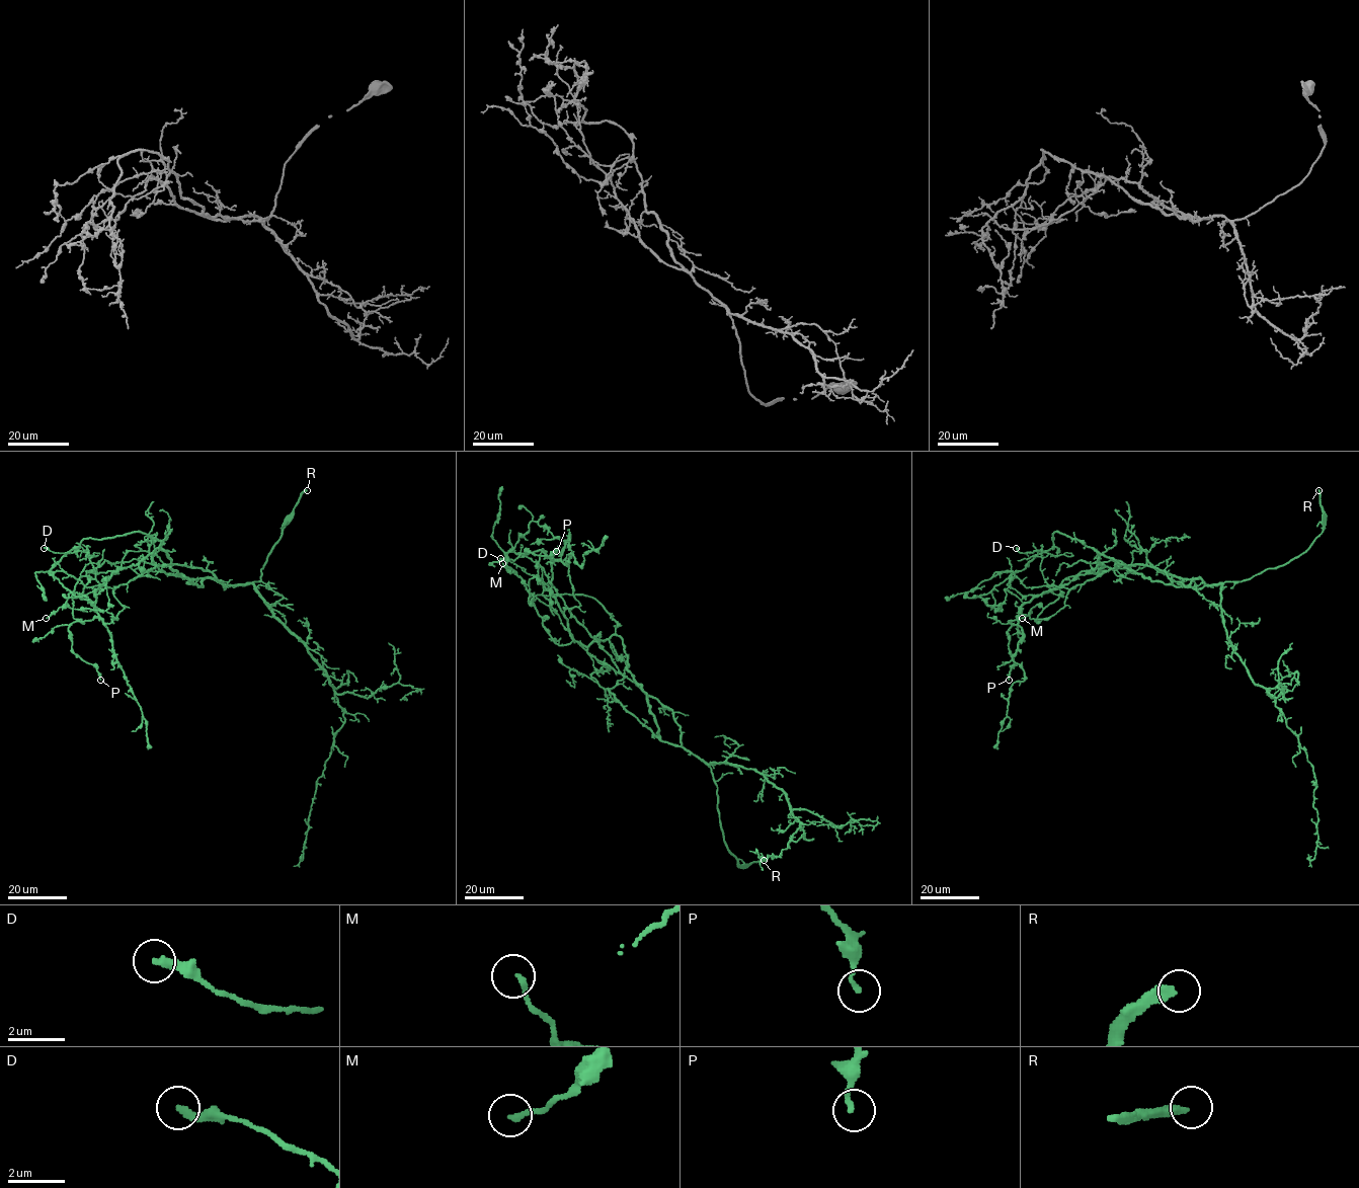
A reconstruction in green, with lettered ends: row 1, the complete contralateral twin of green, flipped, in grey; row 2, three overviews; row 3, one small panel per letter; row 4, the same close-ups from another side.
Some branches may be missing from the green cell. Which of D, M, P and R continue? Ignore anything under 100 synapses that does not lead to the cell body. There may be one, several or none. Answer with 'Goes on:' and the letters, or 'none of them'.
Goes on: R

